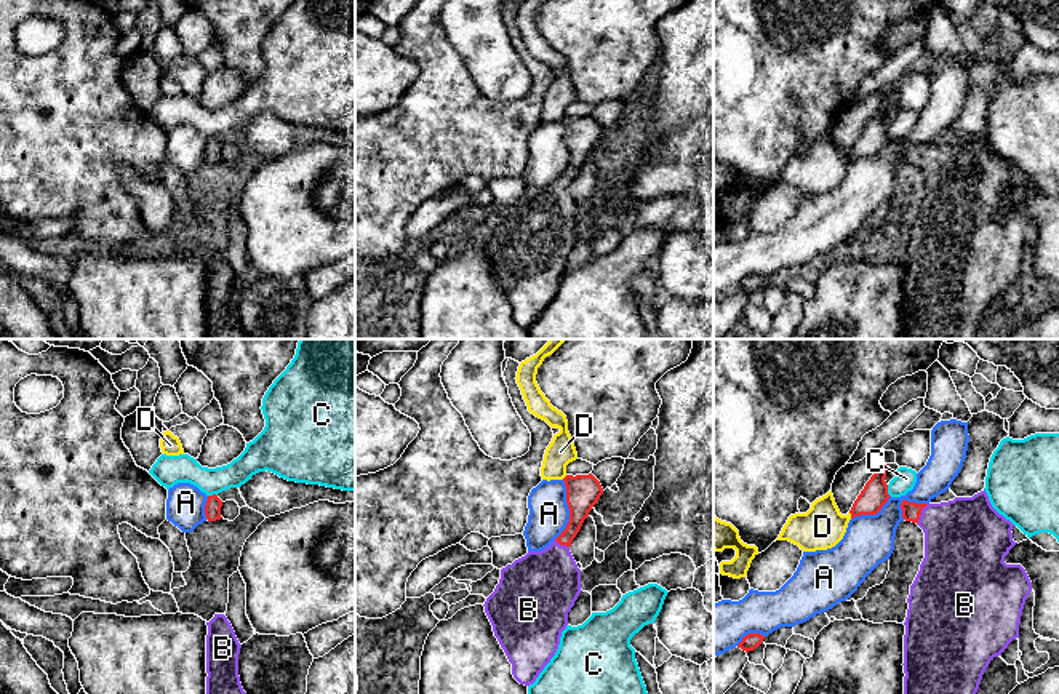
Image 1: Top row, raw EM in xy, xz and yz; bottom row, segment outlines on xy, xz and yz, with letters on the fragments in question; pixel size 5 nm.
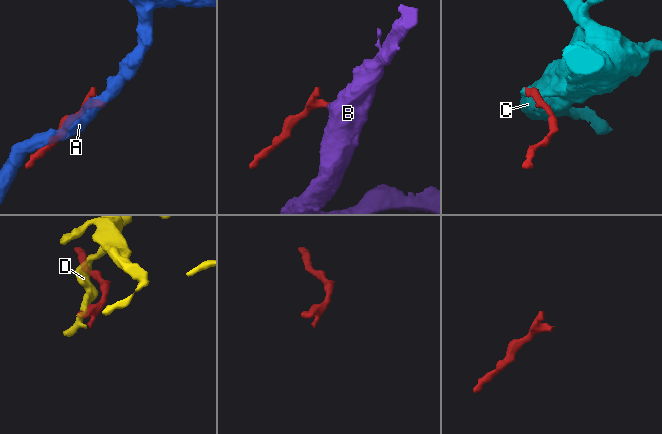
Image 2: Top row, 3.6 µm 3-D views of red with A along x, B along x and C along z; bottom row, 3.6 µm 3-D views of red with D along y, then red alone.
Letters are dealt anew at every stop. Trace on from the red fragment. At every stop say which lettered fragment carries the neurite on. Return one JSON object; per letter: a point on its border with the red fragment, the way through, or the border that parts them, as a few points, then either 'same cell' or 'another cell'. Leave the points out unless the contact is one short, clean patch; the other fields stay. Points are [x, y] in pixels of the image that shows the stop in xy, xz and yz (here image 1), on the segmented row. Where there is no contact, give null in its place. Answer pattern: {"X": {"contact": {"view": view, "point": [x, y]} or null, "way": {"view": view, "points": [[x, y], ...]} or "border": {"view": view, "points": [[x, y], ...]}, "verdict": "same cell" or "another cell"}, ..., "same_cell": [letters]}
{"A": {"contact": {"view": "xz", "point": [570, 510]}, "verdict": "another cell"}, "B": {"contact": {"view": "yz", "point": [920, 514]}, "way": {"view": "yz", "points": [[911, 512], [920, 514], [955, 530], [963, 538]]}, "verdict": "same cell"}, "C": {"contact": {"view": "yz", "point": [887, 490]}, "border": {"view": "yz", "points": [[887, 485], [890, 494]]}, "verdict": "another cell"}, "D": {"contact": {"view": "yz", "point": [851, 515]}, "border": {"view": "yz", "points": [[848, 512], [851, 517]]}, "verdict": "another cell"}, "same_cell": ["B"]}

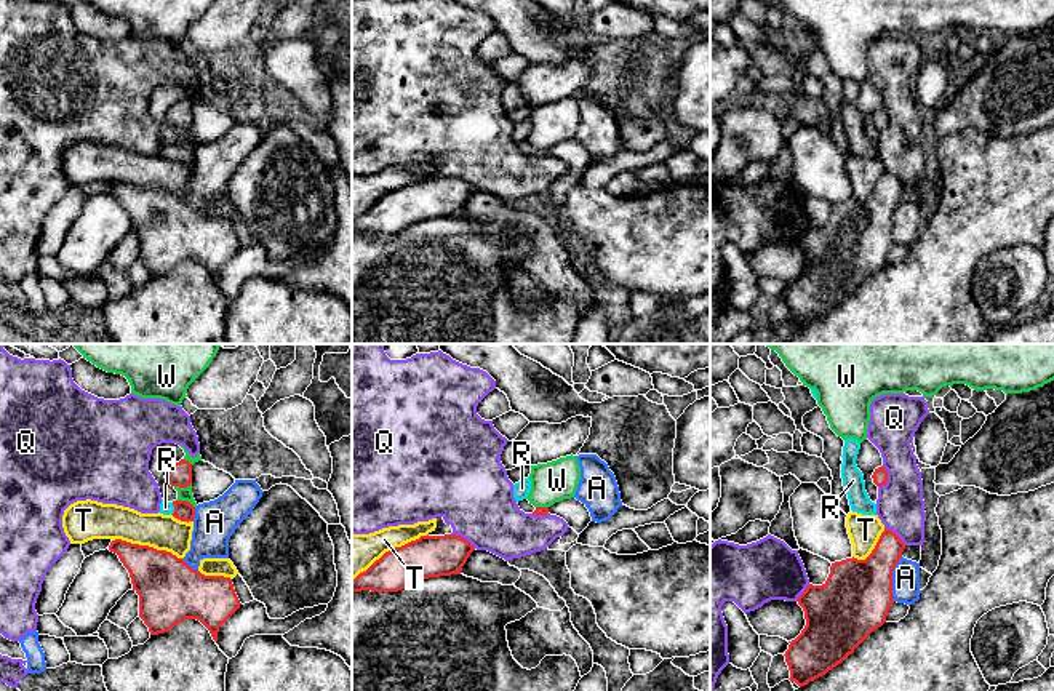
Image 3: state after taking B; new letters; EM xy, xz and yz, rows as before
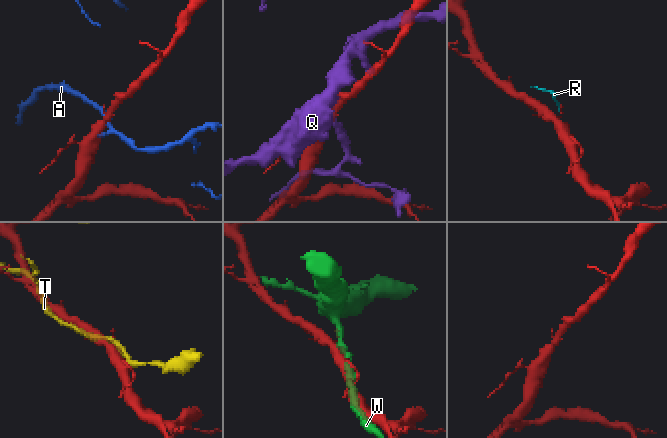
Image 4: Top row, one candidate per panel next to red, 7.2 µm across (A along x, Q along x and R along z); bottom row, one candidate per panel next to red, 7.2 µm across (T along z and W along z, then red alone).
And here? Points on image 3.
{"A": {"contact": {"view": "yz", "point": [891, 579]}, "verdict": "another cell"}, "Q": {"contact": {"view": "yz", "point": [886, 477]}, "verdict": "another cell"}, "R": {"contact": {"view": "xy", "point": [175, 509]}, "way": {"view": "xy", "points": [[184, 511], [175, 509], [165, 507]]}, "verdict": "same cell"}, "T": {"contact": {"view": "xz", "point": [391, 549]}, "verdict": "another cell"}, "W": {"contact": {"view": "xy", "point": [183, 487]}, "verdict": "another cell"}, "same_cell": ["R"]}

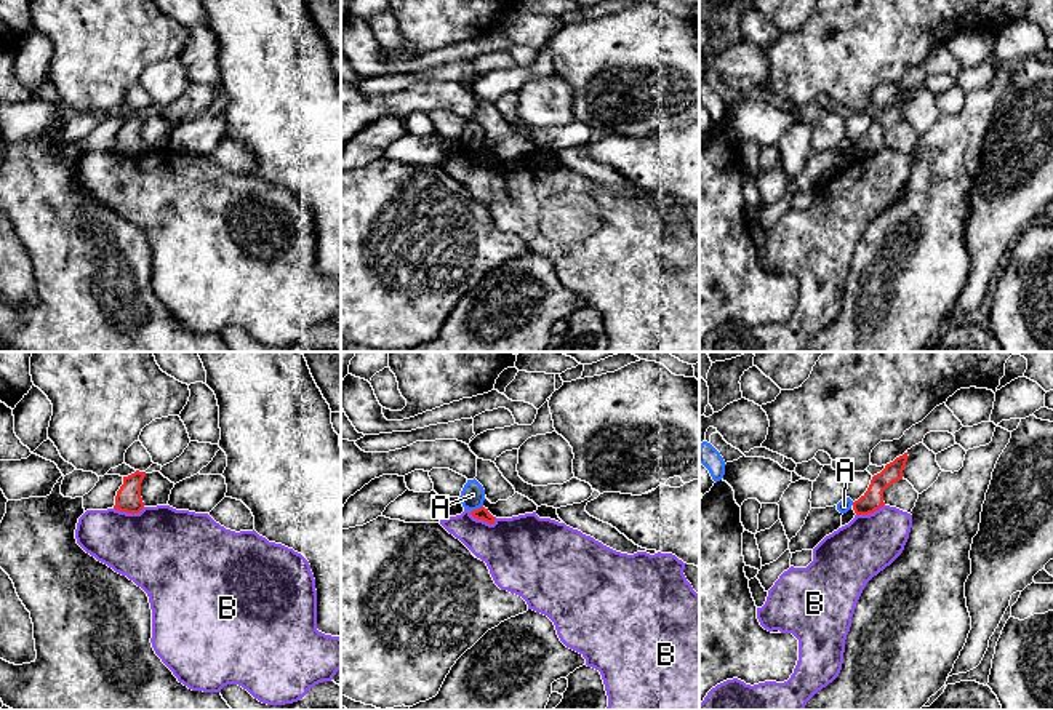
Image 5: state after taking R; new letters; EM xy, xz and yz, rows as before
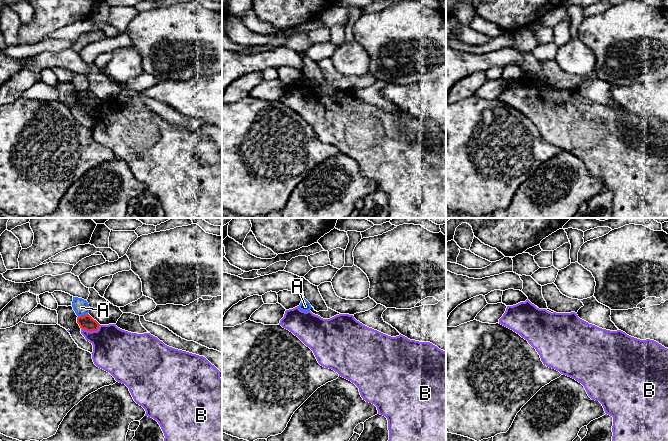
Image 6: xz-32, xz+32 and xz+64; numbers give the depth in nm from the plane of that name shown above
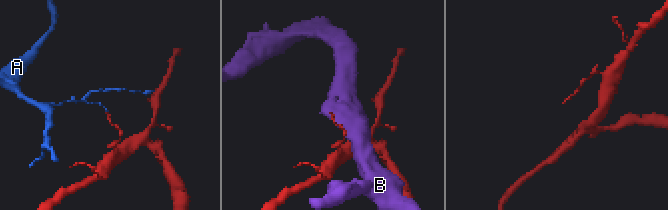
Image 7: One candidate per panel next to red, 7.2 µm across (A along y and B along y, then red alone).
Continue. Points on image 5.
{"A": {"contact": {"view": "xz", "point": [477, 509]}, "border": {"view": "xz", "points": [[482, 506], [472, 510]]}, "verdict": "another cell"}, "B": {"contact": {"view": "xz", "point": [484, 520]}, "verdict": "another cell"}, "same_cell": []}

